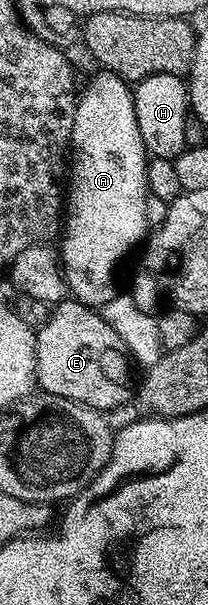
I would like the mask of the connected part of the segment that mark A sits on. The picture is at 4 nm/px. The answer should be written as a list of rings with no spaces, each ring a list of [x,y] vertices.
[[[102,69],[101,74],[97,74],[93,78],[93,83],[90,84],[89,87],[86,88],[85,91],[80,91],[79,97],[77,99],[77,111],[75,112],[75,120],[73,121],[73,136],[71,139],[71,165],[67,170],[67,193],[63,198],[63,233],[60,235],[59,243],[61,242],[61,246],[59,245],[59,253],[61,255],[61,269],[65,271],[65,283],[69,286],[69,294],[72,295],[74,299],[78,302],[82,302],[85,306],[91,306],[94,308],[100,308],[103,304],[107,304],[107,300],[111,300],[114,298],[116,294],[119,293],[119,286],[117,286],[117,282],[113,277],[117,274],[117,265],[120,264],[121,261],[124,260],[125,257],[128,256],[129,253],[132,252],[133,249],[140,247],[142,245],[143,239],[146,237],[145,234],[145,225],[149,222],[149,206],[145,201],[150,201],[151,195],[148,186],[148,166],[150,159],[147,157],[147,151],[145,145],[143,144],[143,136],[139,132],[139,120],[135,120],[135,104],[133,103],[133,91],[131,89],[130,83],[126,82],[125,79],[121,78],[118,74],[112,74],[107,69]]]

